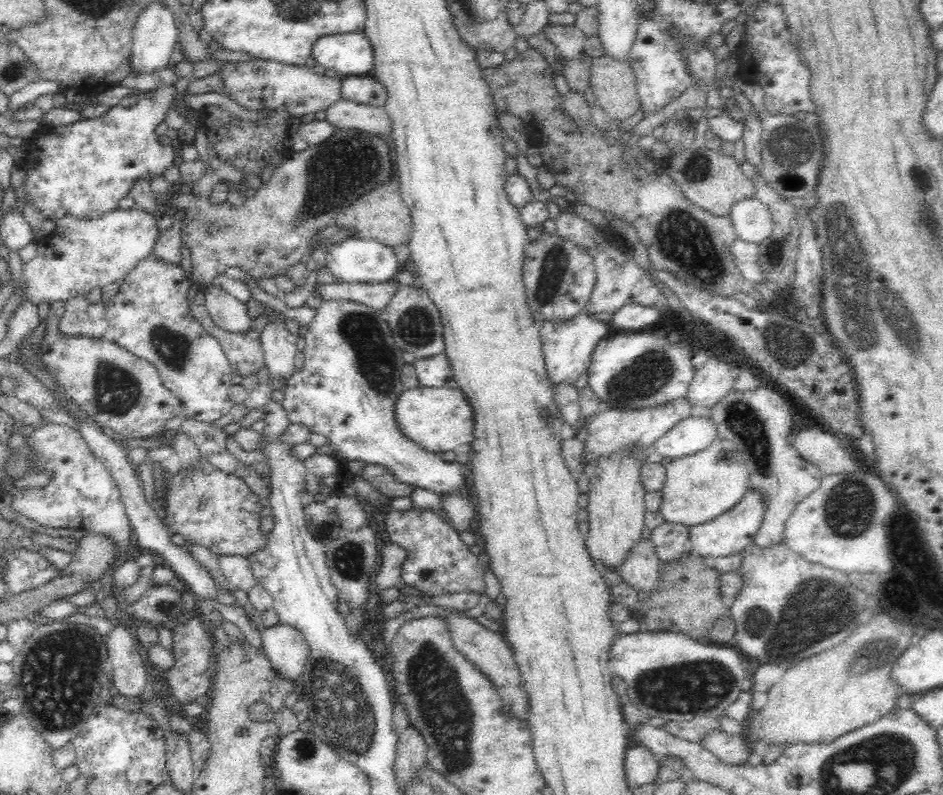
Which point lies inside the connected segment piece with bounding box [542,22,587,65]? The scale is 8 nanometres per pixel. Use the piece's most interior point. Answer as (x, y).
(569, 40)

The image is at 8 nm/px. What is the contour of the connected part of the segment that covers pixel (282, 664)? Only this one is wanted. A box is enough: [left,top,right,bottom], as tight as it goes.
[261,623,310,681]

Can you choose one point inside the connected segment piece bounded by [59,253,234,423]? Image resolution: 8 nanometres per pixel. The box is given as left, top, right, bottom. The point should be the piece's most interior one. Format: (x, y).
(149, 316)

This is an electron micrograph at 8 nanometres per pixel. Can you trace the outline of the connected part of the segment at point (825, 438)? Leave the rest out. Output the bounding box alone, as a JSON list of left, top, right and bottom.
[790,424,858,476]

